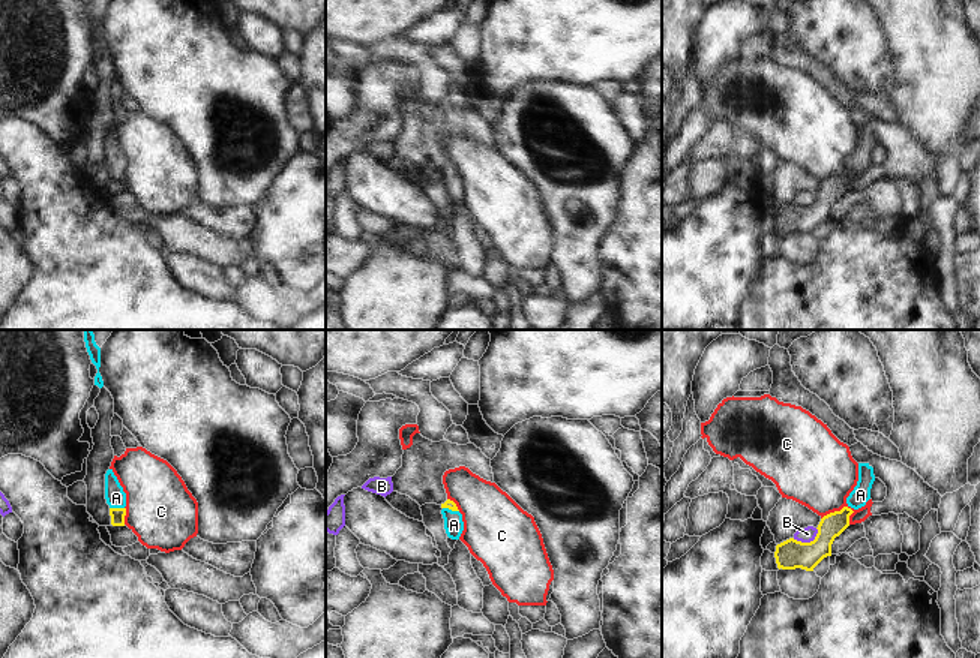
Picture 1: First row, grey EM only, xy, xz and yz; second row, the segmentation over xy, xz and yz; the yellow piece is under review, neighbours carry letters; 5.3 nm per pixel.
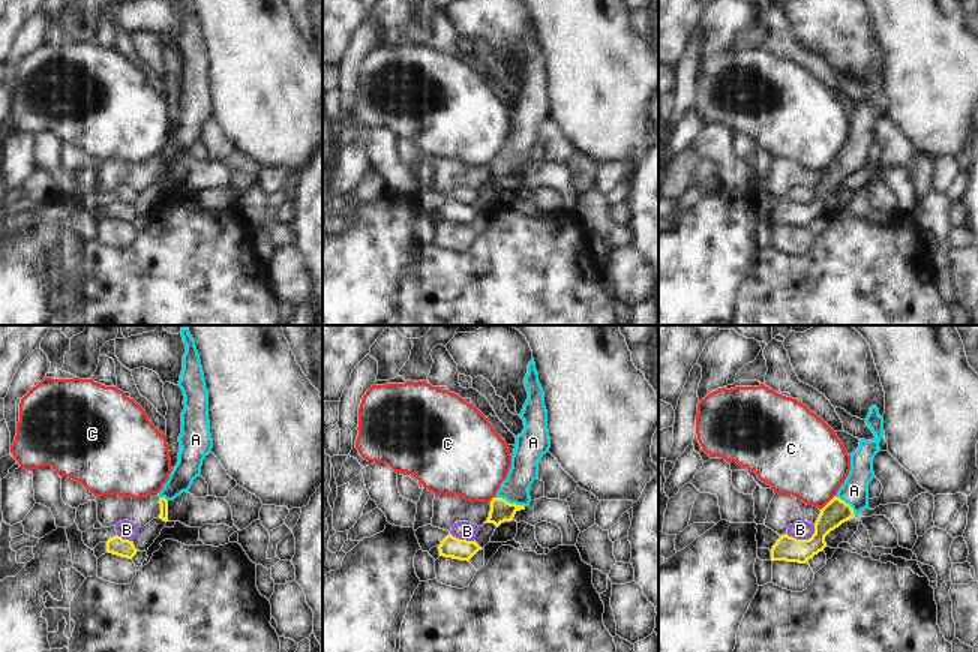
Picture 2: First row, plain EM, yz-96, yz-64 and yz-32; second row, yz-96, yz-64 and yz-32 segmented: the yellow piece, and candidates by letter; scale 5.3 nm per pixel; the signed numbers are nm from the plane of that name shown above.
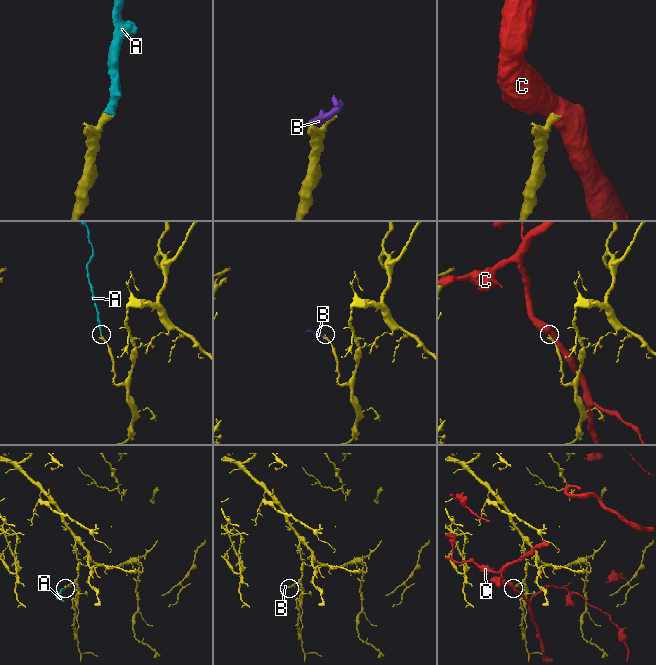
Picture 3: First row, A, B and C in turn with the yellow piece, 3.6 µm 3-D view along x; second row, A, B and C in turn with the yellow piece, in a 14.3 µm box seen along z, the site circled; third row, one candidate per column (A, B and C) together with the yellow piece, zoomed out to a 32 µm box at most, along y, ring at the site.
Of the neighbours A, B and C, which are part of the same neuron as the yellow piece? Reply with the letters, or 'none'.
A

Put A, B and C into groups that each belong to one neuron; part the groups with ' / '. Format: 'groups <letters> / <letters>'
groups A / B / C

